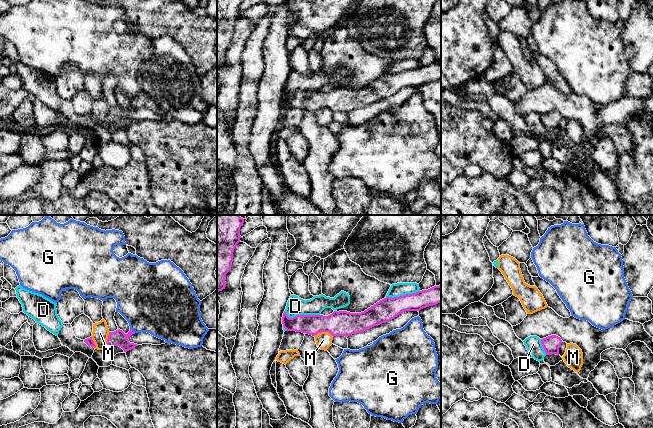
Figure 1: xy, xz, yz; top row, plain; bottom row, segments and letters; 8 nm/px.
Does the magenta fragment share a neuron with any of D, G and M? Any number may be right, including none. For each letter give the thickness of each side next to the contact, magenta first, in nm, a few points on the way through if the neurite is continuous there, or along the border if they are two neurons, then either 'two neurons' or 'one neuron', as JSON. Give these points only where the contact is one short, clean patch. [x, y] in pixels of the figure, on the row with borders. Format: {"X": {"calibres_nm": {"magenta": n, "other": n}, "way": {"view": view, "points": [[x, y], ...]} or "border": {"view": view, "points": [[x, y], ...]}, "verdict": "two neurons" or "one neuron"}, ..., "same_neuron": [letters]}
{"D": {"calibres_nm": {"magenta": 160, "other": 140}, "verdict": "two neurons"}, "G": {"calibres_nm": {"magenta": 130, "other": 440}, "verdict": "two neurons"}, "M": {"calibres_nm": {"magenta": 200, "other": 130}, "verdict": "two neurons"}, "same_neuron": []}

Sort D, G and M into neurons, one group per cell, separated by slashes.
D / G / M

